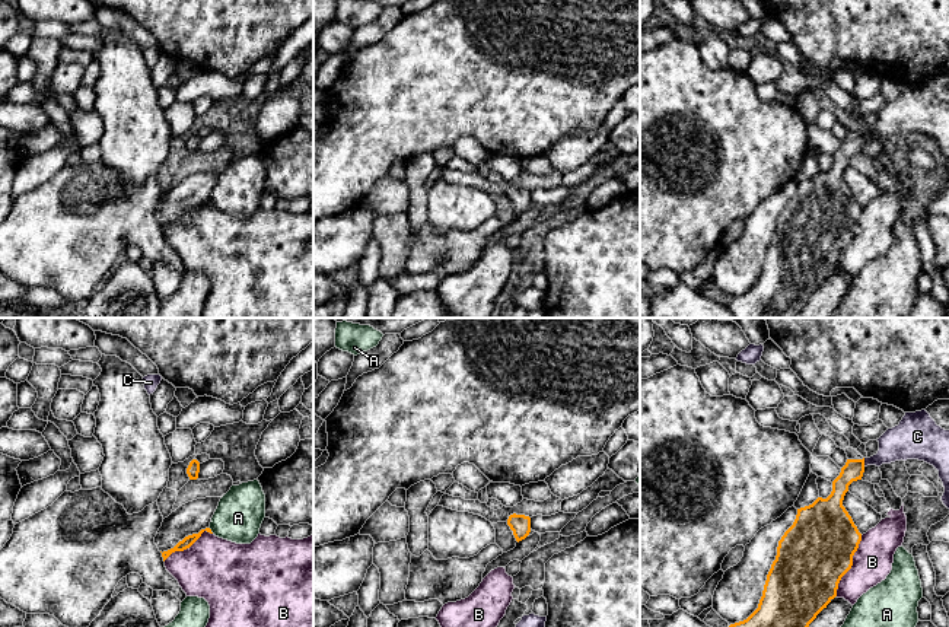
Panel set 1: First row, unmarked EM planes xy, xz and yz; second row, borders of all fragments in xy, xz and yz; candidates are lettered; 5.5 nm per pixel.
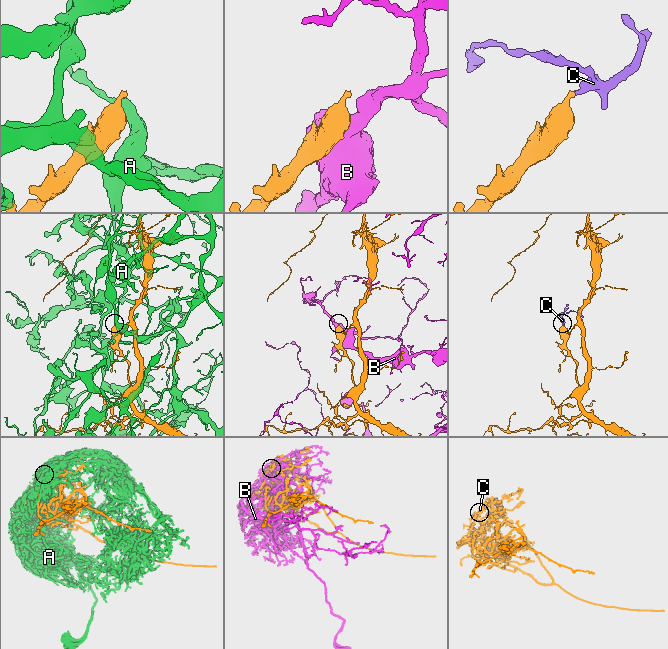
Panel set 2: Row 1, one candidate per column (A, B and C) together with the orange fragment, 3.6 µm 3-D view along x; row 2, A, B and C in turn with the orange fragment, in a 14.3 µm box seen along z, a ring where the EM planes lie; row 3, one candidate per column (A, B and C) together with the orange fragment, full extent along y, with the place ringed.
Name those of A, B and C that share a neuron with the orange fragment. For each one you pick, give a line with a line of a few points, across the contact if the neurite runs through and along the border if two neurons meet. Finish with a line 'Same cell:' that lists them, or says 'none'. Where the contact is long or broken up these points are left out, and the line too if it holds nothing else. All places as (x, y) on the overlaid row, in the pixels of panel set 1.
C: yz (853, 470), (863, 462), (881, 458), (903, 442)
Same cell: C

